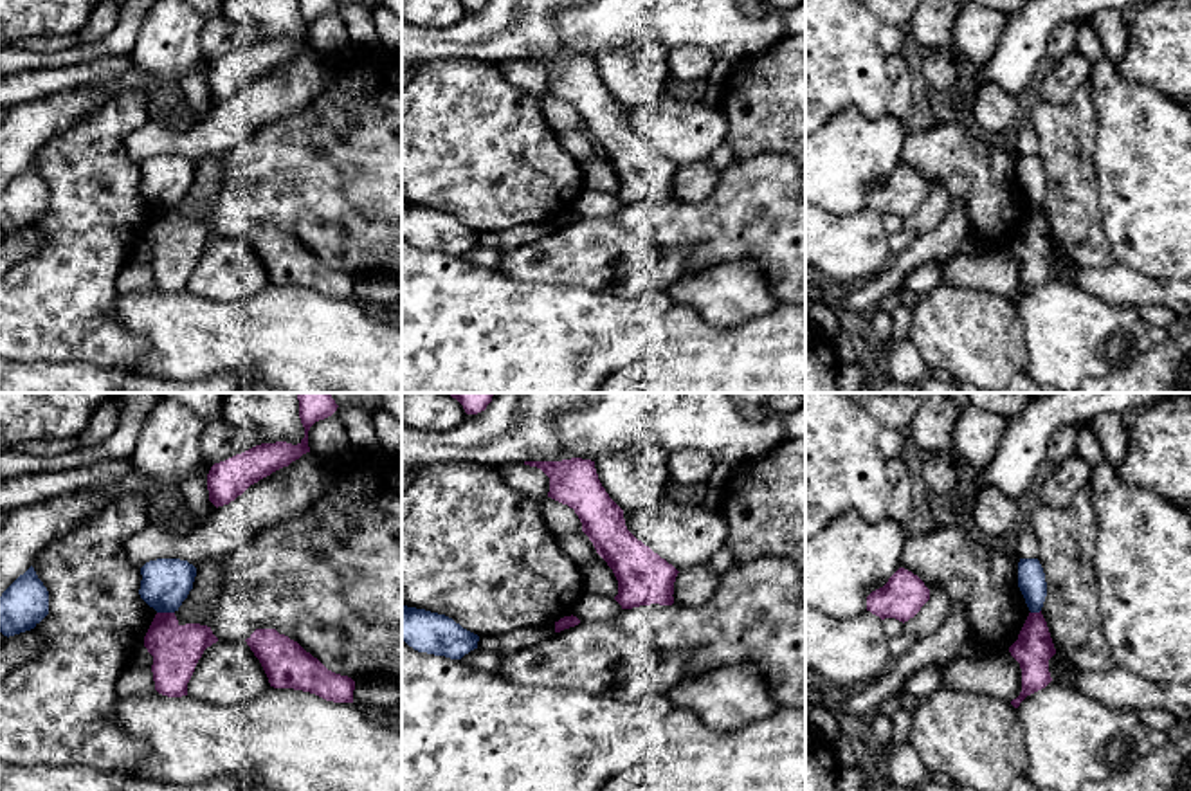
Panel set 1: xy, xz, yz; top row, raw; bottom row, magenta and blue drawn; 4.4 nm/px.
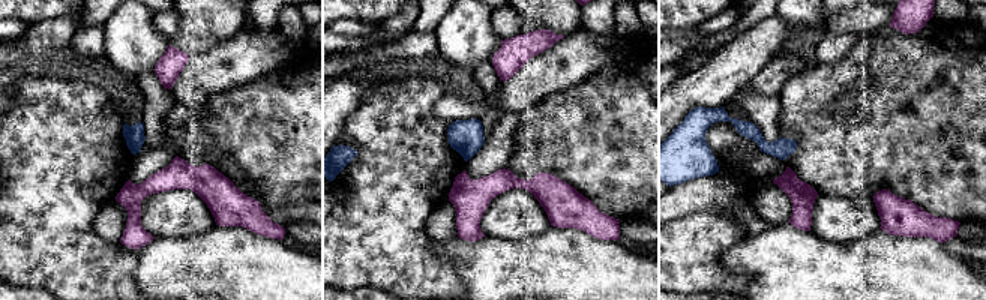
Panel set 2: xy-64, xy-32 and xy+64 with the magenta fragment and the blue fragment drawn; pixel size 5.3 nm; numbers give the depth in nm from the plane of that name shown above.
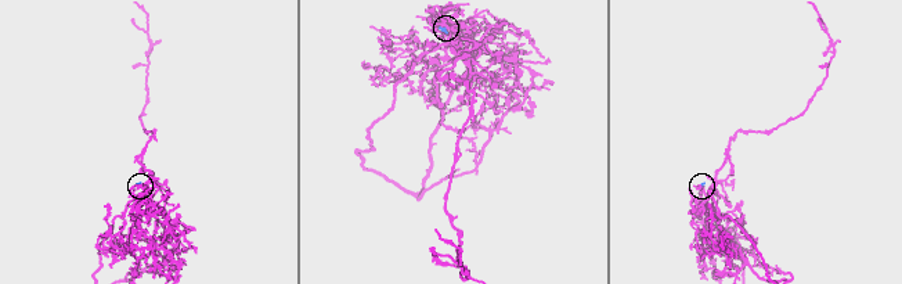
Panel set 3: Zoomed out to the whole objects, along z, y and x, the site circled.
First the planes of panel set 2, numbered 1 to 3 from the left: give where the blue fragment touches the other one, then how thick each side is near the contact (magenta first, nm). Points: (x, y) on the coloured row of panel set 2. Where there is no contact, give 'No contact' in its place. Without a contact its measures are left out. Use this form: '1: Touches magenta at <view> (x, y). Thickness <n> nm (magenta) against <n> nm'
1: No contact
2: No contact
3: No contact

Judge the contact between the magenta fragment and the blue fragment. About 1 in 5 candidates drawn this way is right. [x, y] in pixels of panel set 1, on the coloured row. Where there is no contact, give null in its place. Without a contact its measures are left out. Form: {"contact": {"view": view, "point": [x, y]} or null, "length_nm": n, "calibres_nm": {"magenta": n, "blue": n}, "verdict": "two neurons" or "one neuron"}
{"contact": {"view": "xy", "point": [166, 613]}, "length_nm": 80, "calibres_nm": {"magenta": 220, "blue": 220}, "verdict": "two neurons"}

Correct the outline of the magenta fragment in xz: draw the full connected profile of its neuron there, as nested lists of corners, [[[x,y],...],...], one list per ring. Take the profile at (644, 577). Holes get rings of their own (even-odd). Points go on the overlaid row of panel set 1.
[[[524,461],[550,477],[548,497],[568,505],[582,523],[582,532],[618,580],[614,600],[622,609],[672,605],[677,569],[638,541],[625,526],[623,510],[602,486],[595,461]]]

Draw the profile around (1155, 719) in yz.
[[[1142,710],[1139,712],[1141,721],[1151,730],[1151,732],[1169,732],[1177,717],[1168,710]]]

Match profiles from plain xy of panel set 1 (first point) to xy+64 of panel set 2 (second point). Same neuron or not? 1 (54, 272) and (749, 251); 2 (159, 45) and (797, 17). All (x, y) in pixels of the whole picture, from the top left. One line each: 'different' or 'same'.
1: different
2: same

